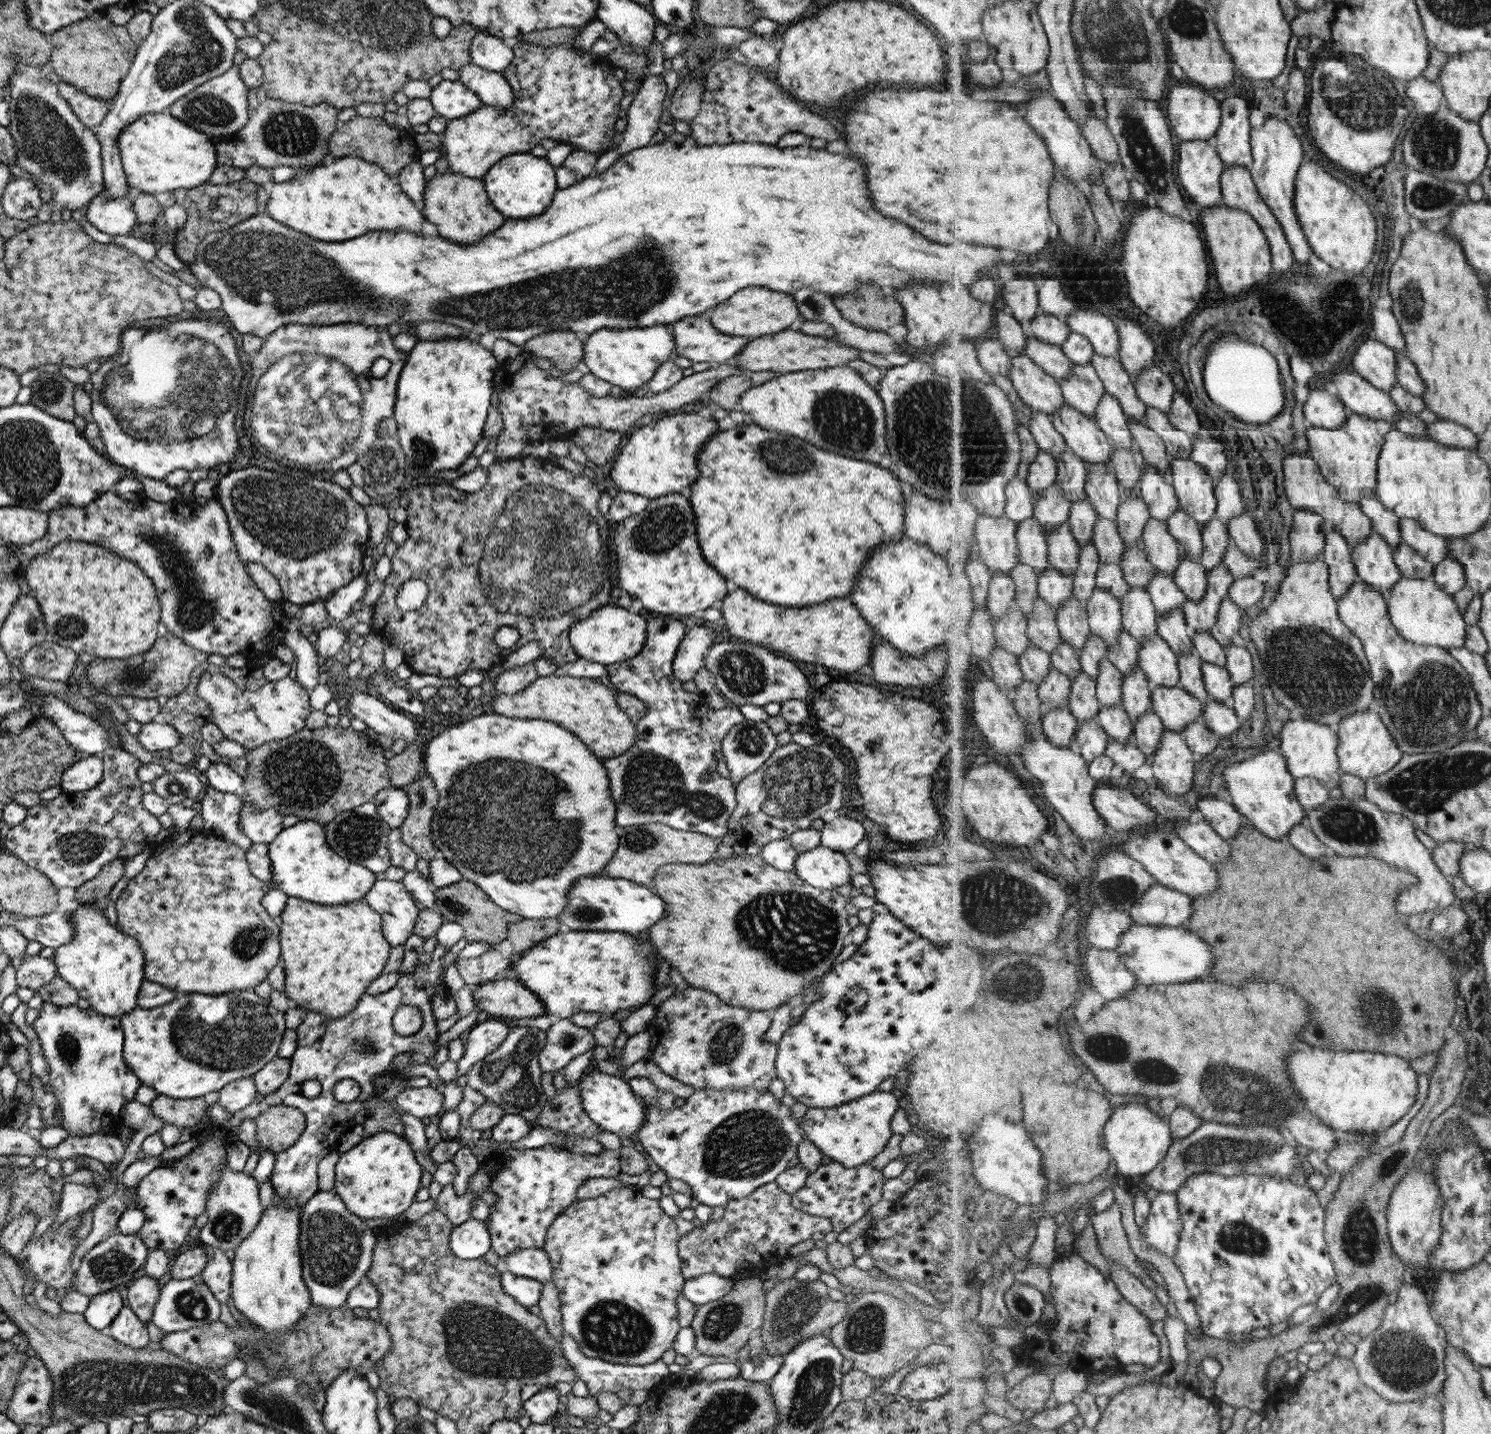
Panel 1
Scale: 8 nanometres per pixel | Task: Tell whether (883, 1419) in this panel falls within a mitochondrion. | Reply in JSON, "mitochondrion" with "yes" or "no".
{"mitochondrion":"no"}

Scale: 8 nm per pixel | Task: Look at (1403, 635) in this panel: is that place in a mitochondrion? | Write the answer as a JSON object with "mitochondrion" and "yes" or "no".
{"mitochondrion":"no"}

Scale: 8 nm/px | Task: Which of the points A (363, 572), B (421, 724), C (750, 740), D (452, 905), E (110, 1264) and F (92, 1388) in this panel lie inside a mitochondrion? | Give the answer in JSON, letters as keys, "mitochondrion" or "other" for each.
{"A":"other","B":"other","C":"mitochondrion","D":"mitochondrion","E":"mitochondrion","F":"mitochondrion"}

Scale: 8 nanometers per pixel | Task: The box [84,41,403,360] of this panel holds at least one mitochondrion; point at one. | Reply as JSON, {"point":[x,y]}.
{"point":[287,132]}

